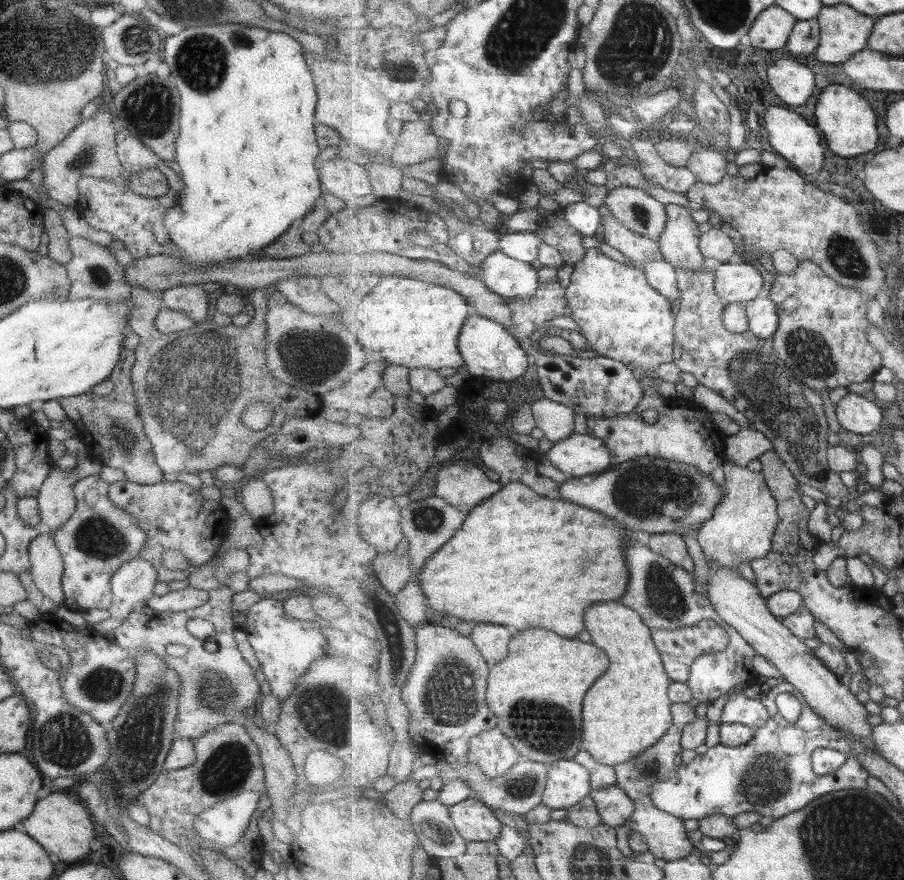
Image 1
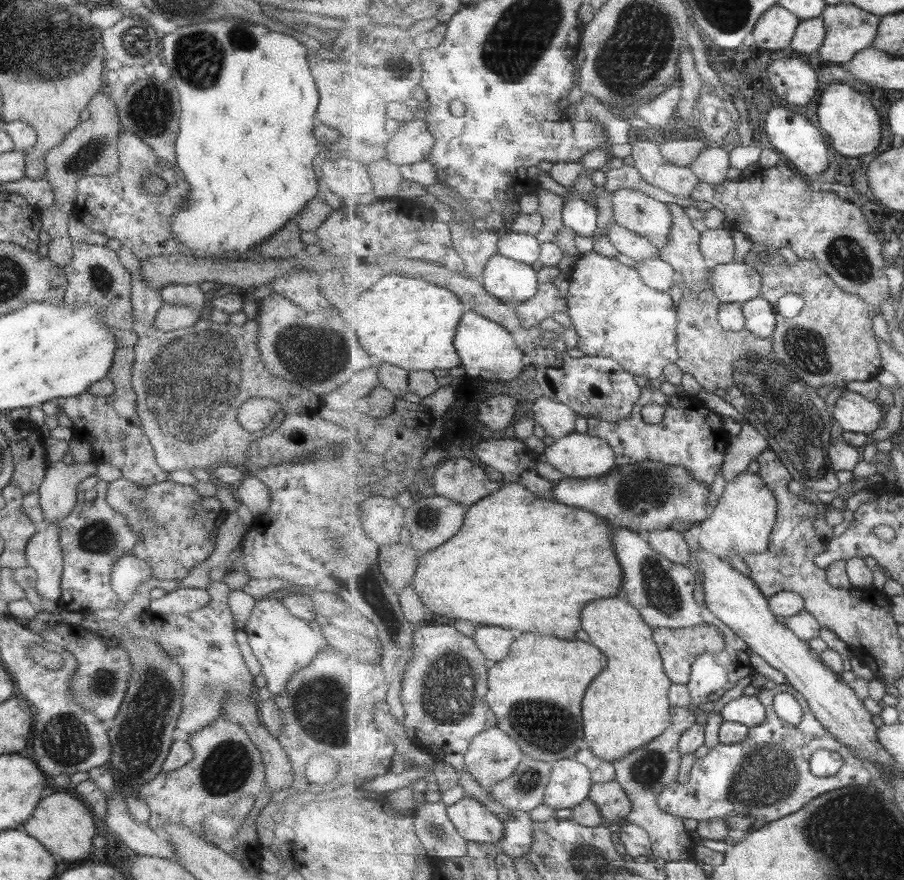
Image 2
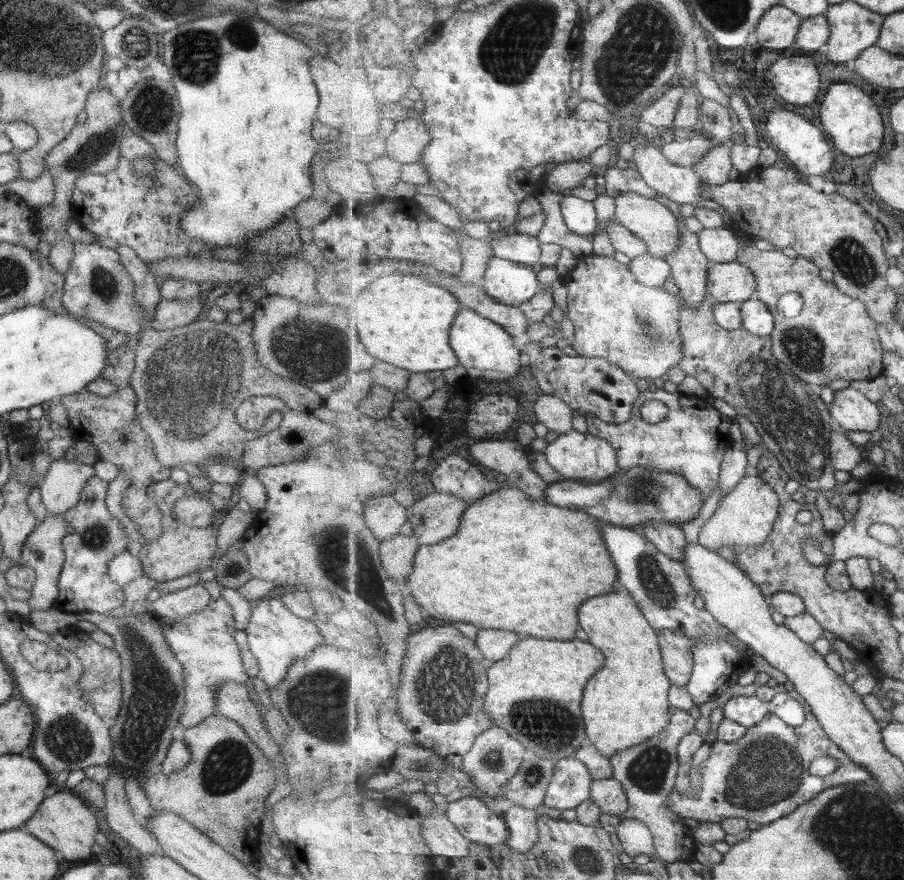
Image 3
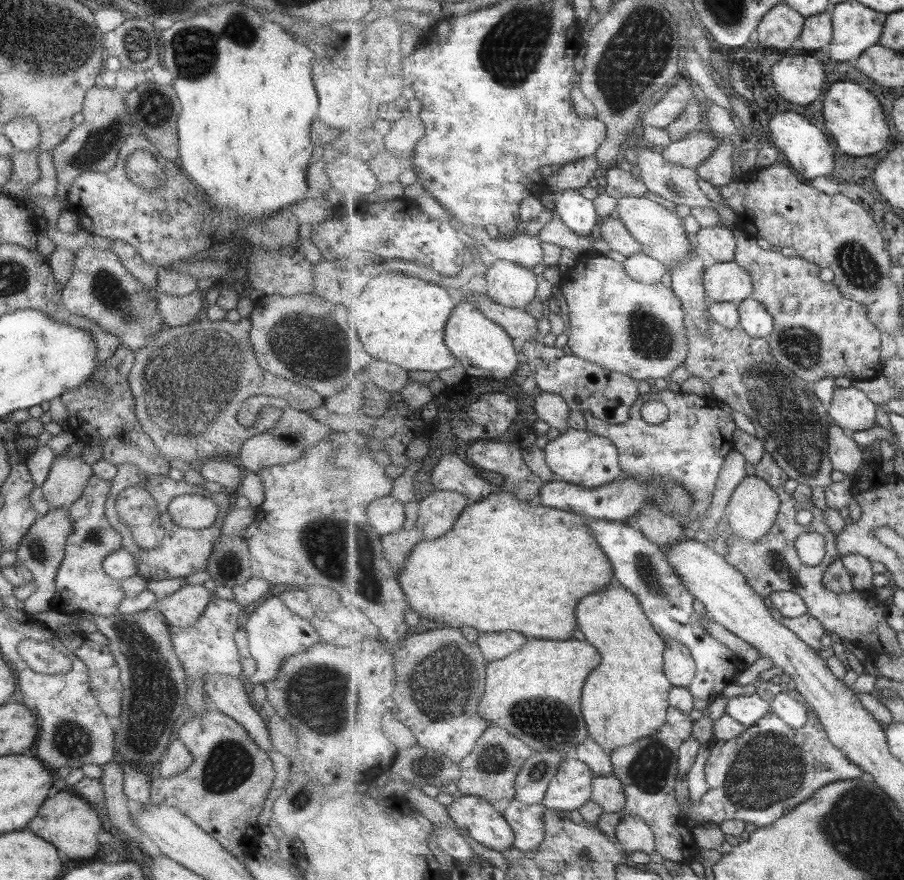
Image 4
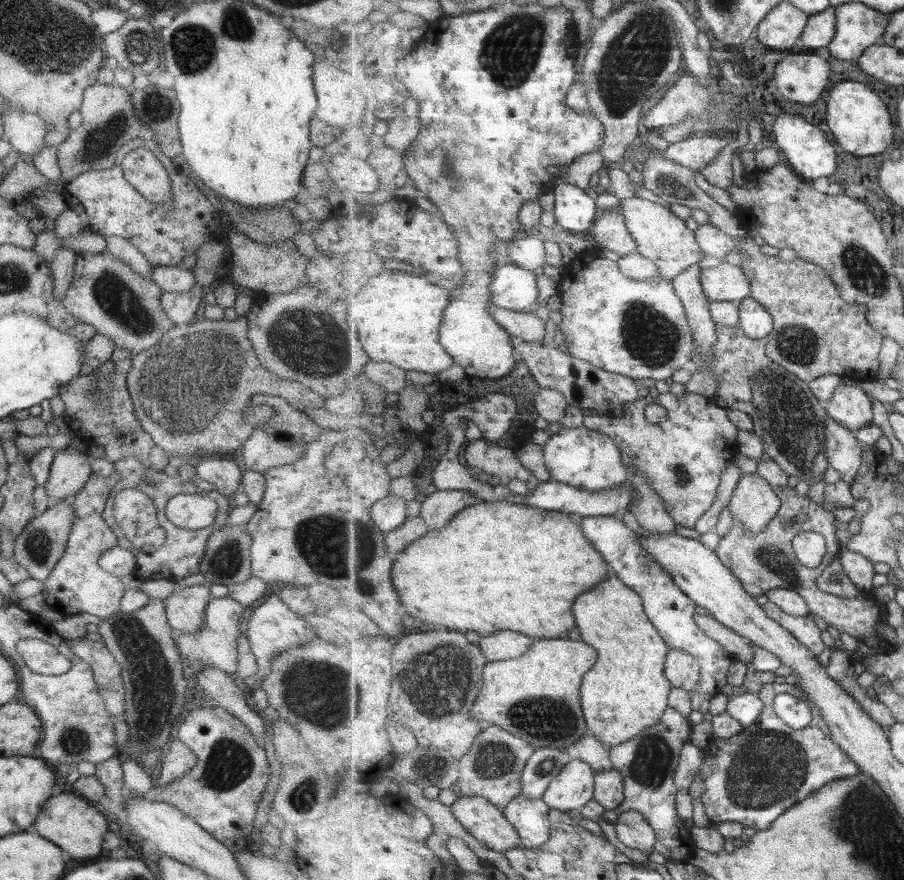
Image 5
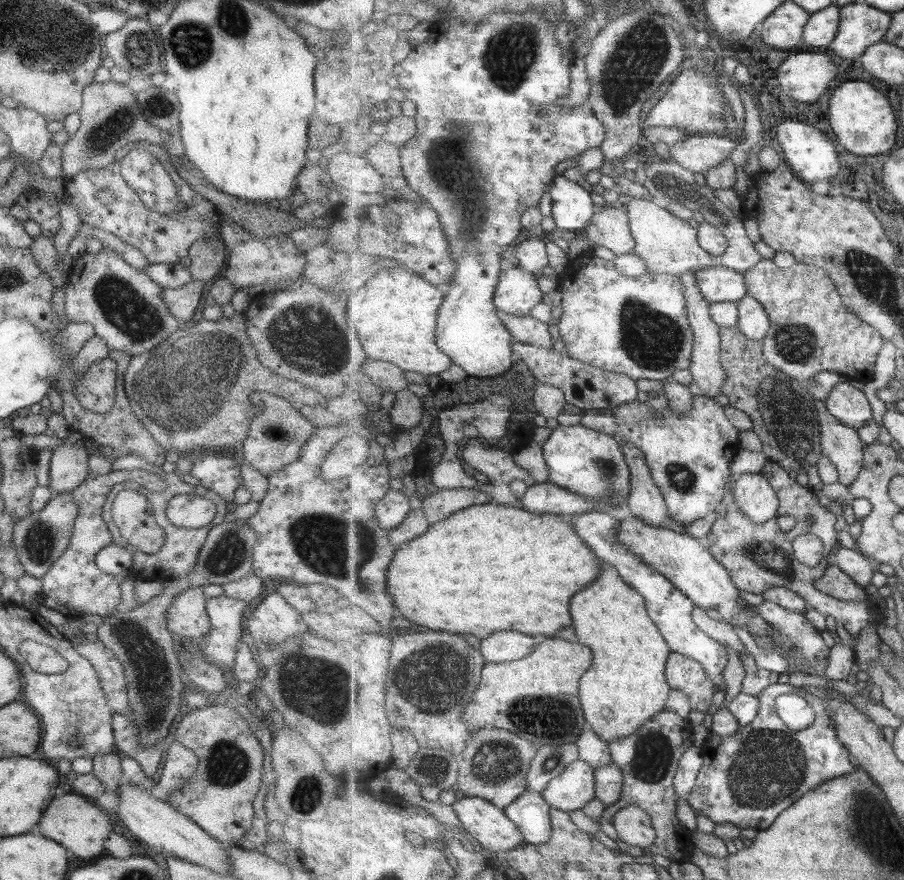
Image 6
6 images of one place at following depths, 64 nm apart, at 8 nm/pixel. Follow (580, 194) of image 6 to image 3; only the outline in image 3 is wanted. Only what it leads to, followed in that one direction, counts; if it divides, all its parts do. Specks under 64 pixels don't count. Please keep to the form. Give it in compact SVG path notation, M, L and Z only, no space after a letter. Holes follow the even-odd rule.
M563 196L562 213L568 227L579 236L591 238L597 228L598 214L594 201L587 201L575 196Z

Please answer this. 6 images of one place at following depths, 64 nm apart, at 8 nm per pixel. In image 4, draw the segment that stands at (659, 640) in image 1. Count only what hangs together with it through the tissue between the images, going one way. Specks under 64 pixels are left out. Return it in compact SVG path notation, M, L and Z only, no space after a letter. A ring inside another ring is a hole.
M666 640L664 668L675 687L689 688L698 673L691 651L683 643L673 640Z

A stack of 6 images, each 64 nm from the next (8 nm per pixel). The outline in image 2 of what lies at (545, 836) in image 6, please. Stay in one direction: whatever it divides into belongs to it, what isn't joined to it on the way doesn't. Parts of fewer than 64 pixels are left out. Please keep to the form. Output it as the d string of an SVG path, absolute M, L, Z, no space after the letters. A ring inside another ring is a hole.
M512 811L512 817L506 823L506 835L499 844L499 848L514 859L522 858L533 847L536 836L534 833L535 818L531 818L531 812Z

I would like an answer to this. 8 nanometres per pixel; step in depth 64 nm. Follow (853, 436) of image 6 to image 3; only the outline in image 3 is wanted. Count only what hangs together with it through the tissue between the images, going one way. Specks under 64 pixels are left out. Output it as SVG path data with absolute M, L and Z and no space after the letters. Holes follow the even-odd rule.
M835 427L830 439L830 457L836 470L853 472L863 460L860 447L847 438L846 431L841 427Z

